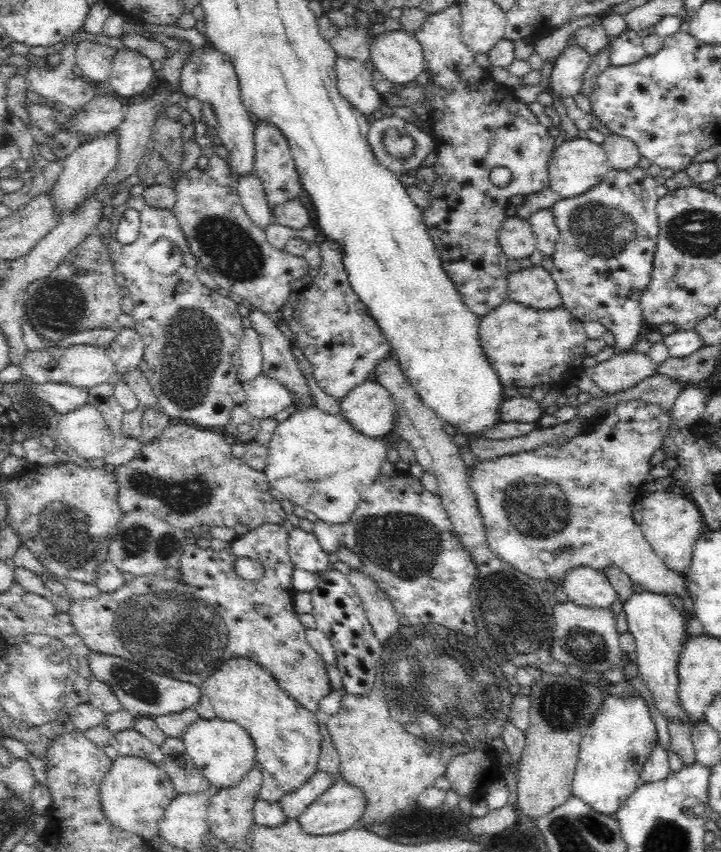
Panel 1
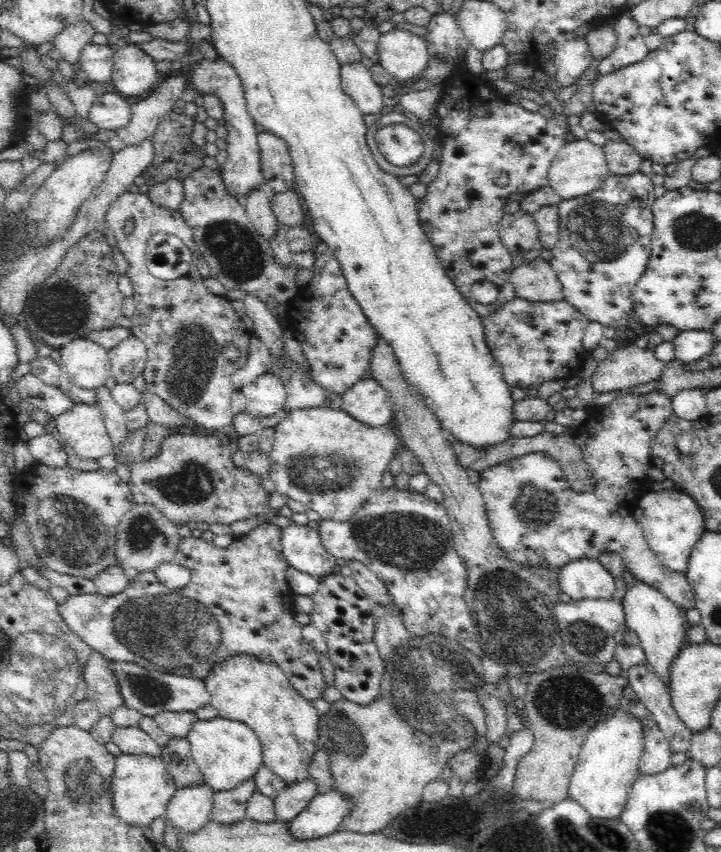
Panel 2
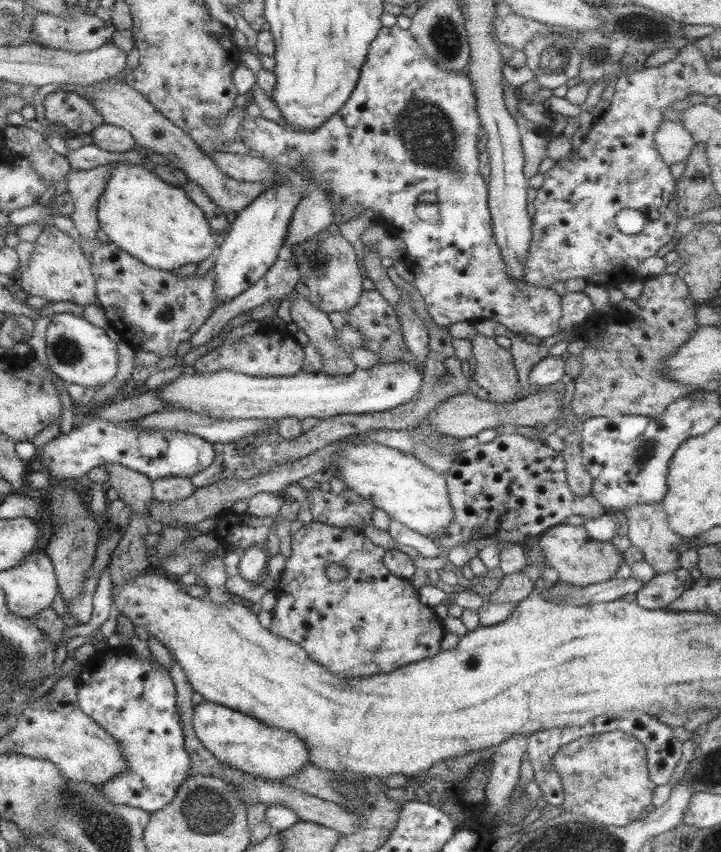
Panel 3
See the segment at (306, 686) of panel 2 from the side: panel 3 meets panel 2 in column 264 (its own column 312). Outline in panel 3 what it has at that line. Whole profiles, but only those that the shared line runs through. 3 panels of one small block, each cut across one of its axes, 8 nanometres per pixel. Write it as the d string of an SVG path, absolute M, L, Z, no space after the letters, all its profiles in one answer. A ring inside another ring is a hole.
M313 520L302 526L295 534L292 534L291 556L285 559L284 571L281 573L278 587L273 591L275 592L275 606L271 609L271 623L268 631L275 636L280 636L285 640L289 640L293 644L301 647L306 655L317 664L320 664L327 672L330 672L337 678L354 678L363 676L373 676L374 674L381 674L383 672L391 672L397 670L406 664L417 662L425 658L435 656L439 651L439 642L443 638L445 632L442 627L440 618L434 614L431 608L424 606L419 602L416 589L412 587L410 582L401 577L395 576L390 573L383 564L382 558L385 549L383 547L375 546L369 539L367 539L360 530L349 530L349 528L333 528L327 524L314 522ZM328 564L338 564L342 566L345 571L345 576L336 581L330 581L326 577L326 566Z

